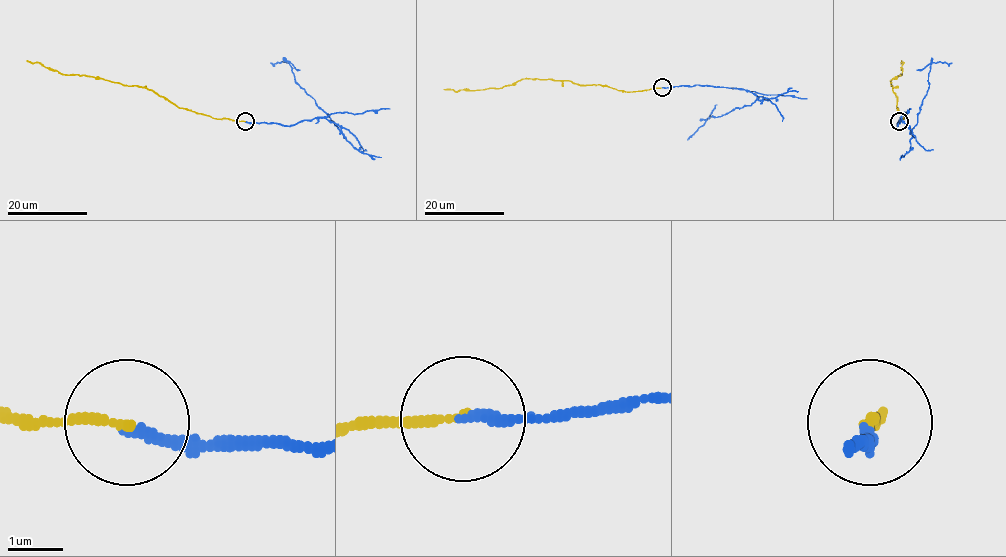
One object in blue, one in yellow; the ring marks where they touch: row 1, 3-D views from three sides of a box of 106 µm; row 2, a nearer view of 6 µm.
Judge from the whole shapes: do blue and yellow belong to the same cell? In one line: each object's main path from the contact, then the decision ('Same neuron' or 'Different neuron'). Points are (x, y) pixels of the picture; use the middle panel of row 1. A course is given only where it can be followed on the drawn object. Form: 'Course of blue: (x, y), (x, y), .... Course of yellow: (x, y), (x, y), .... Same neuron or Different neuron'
Course of blue: (662, 88), (696, 85), (741, 89), (752, 92), (757, 98), (750, 105), (708, 118), (687, 140). Course of yellow: (662, 88), (630, 92), (571, 81), (522, 79), (501, 88), (444, 89). Different neuron

